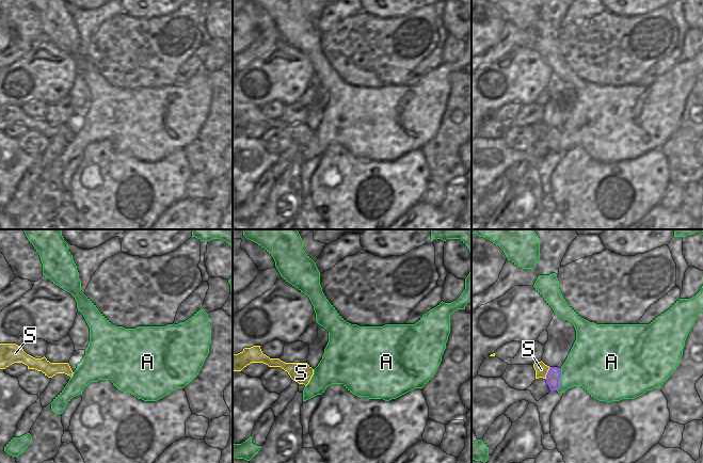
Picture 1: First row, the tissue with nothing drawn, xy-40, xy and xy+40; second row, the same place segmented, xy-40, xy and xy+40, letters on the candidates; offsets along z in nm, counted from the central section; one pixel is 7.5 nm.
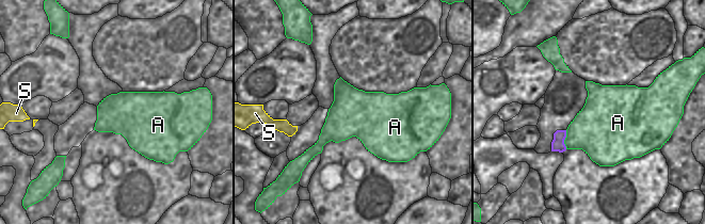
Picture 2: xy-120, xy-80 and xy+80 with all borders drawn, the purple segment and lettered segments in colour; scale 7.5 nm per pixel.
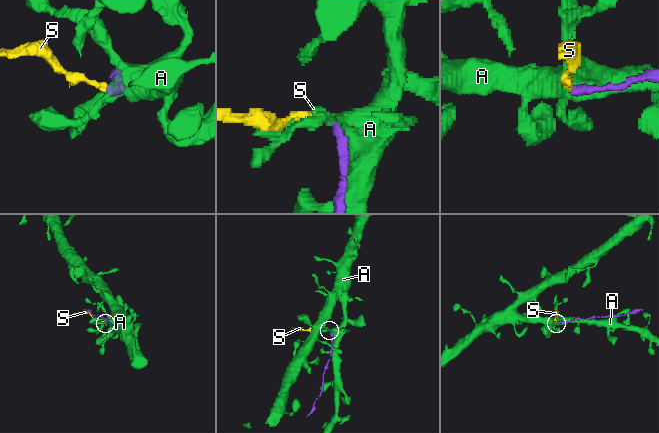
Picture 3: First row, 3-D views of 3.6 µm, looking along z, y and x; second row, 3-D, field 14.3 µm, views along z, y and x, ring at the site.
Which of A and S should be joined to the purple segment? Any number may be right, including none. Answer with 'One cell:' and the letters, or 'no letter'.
One cell: S

